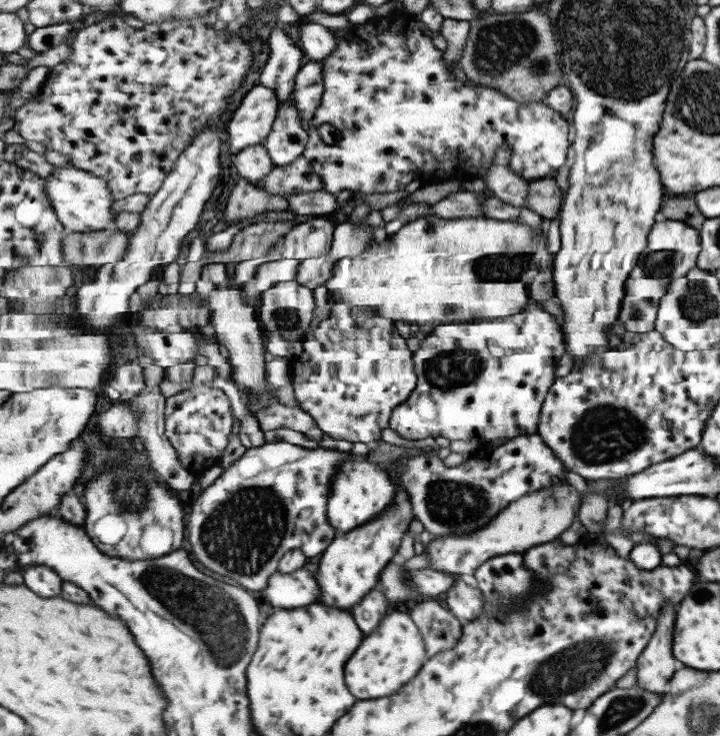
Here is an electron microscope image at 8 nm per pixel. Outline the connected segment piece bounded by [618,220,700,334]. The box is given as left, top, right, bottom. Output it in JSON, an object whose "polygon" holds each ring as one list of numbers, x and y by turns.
{"polygon":[[676,220,655,222,650,228,645,250,639,255,634,270,625,280,625,295,618,319,625,332,641,334,654,330,658,300,665,294,673,279,685,276,688,270,696,266,699,251,700,236,693,227]]}

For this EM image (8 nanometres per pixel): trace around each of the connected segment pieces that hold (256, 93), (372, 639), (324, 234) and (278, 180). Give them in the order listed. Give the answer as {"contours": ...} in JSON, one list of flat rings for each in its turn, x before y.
{"contours":[[[261,84,253,87,227,123,230,151,237,155,250,146,264,143,274,130,279,110,274,88]],[[393,610,381,621,381,626,367,636,363,648,359,648,359,652,355,652,355,656,351,658,351,664,347,664,347,684,351,684,351,692,355,692,355,696,361,700,393,696,419,674,427,659,426,640,412,616]],[[313,217,286,234,283,243,284,257,307,260,326,255,332,247,337,223,331,217]],[[301,155,289,166,276,166,275,170,265,176,256,186,264,188,271,194,279,196,291,196,296,192,323,191,323,180,315,174,313,166,309,164,308,158]]]}

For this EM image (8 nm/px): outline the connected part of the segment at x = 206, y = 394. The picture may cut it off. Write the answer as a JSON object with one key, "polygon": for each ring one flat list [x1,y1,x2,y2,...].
{"polygon":[[199,385,167,398,166,434,177,449,180,461,196,476,205,474,213,466,221,466,236,421,230,398,222,388]]}

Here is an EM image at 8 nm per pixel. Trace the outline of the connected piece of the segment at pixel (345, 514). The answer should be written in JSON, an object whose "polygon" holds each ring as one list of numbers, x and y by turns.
{"polygon":[[365,457,345,461,332,480,327,509,330,524,341,532,349,532,363,526,363,522,370,523,383,516,383,512,387,512,394,503,396,493,390,477,389,472,381,465,368,461]]}

